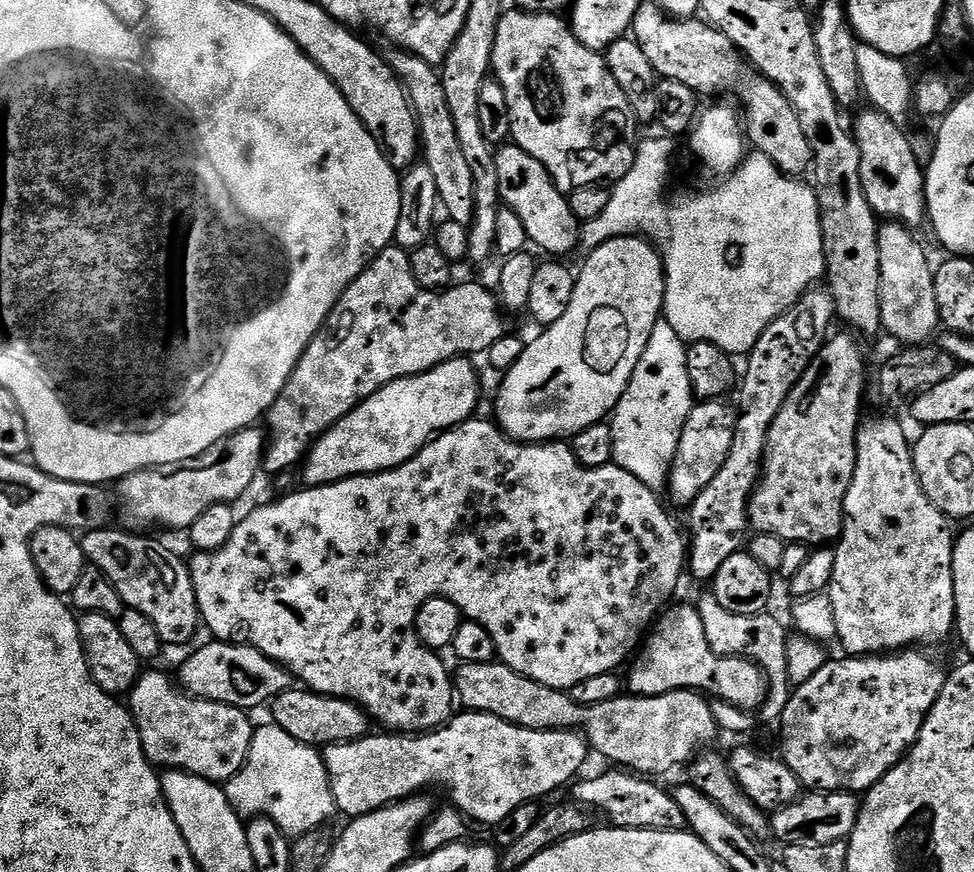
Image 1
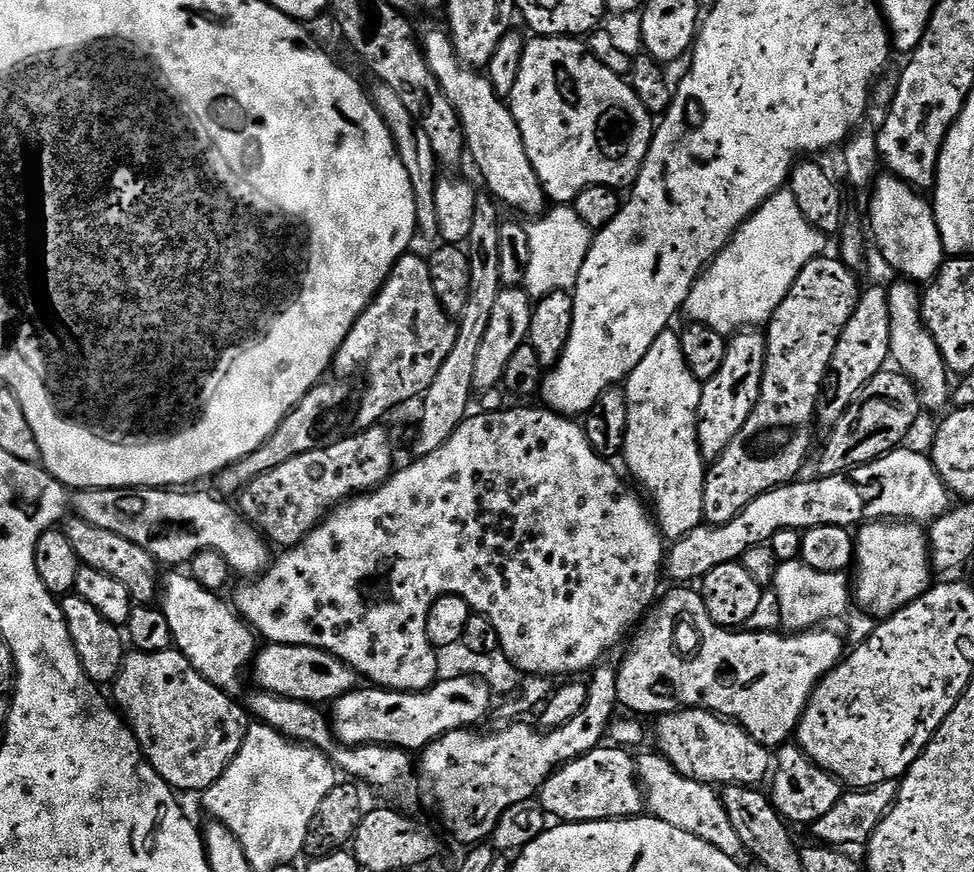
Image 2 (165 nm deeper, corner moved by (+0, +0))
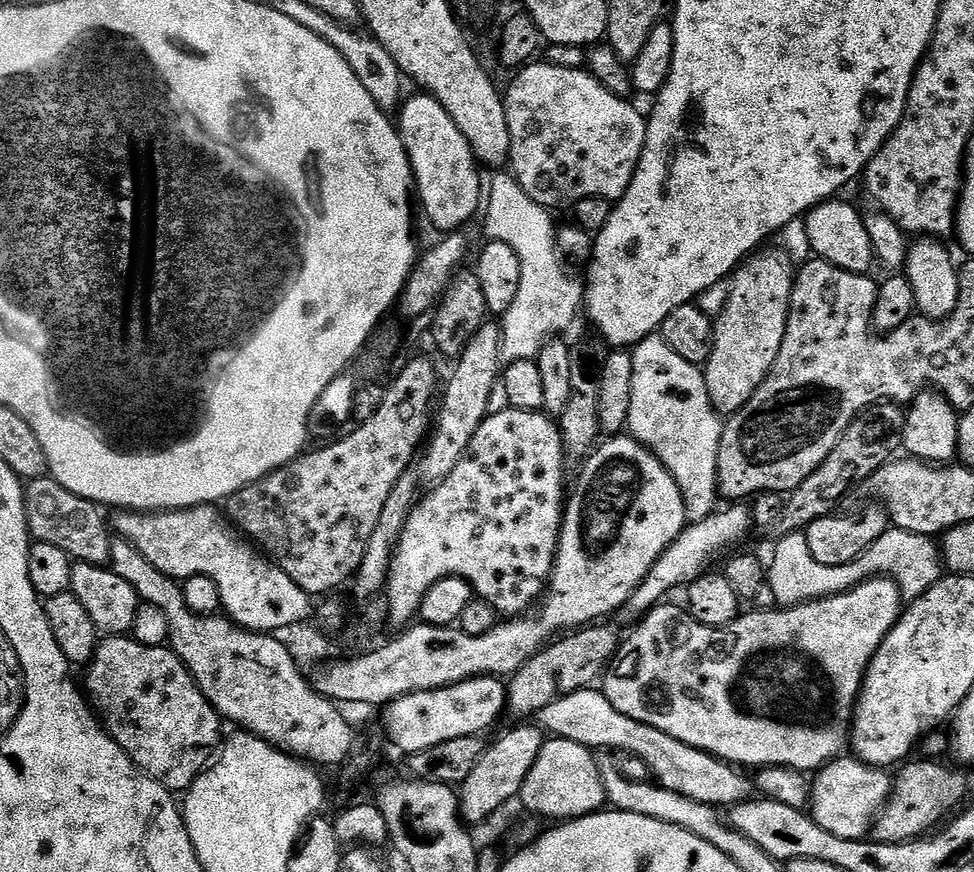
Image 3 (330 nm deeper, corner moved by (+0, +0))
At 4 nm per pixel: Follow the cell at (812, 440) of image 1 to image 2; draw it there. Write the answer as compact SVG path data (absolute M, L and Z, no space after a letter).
M865 287L860 293L860 301L854 306L854 314L846 322L838 338L838 346L832 355L828 375L820 394L818 420L822 425L831 426L847 410L854 394L874 378L874 374L885 371L890 360L890 320L888 293L882 287Z

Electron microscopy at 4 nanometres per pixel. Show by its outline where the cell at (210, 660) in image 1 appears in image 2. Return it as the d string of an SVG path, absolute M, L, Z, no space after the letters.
M268 644L261 647L250 665L250 676L251 672L259 691L317 706L331 705L333 700L353 691L358 684L358 677L348 664L343 664L339 658L320 648L301 644Z

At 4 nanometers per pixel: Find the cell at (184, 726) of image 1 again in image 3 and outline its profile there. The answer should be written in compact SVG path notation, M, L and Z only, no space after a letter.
M128 634L108 636L107 638L101 639L100 643L97 644L96 653L91 664L87 665L86 672L88 672L86 696L100 723L104 725L104 731L114 738L114 742L118 742L118 746L122 746L124 753L135 762L140 771L145 772L150 778L157 780L163 788L168 789L173 794L187 793L188 789L192 787L192 784L199 776L203 772L208 771L210 765L213 763L214 757L217 755L218 749L221 747L222 735L220 736L220 724L222 725L222 717L202 694L202 690L196 685L194 678L188 673L188 668L176 657L176 653L172 651L171 647L155 648L154 646L142 646Z

